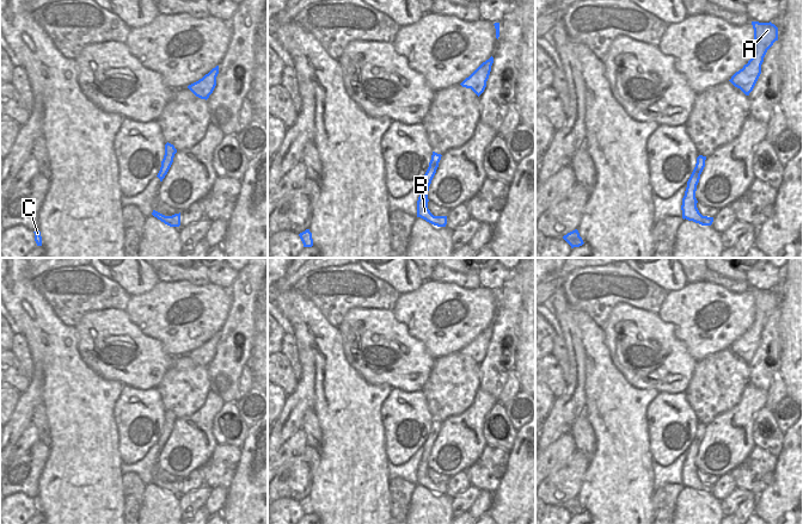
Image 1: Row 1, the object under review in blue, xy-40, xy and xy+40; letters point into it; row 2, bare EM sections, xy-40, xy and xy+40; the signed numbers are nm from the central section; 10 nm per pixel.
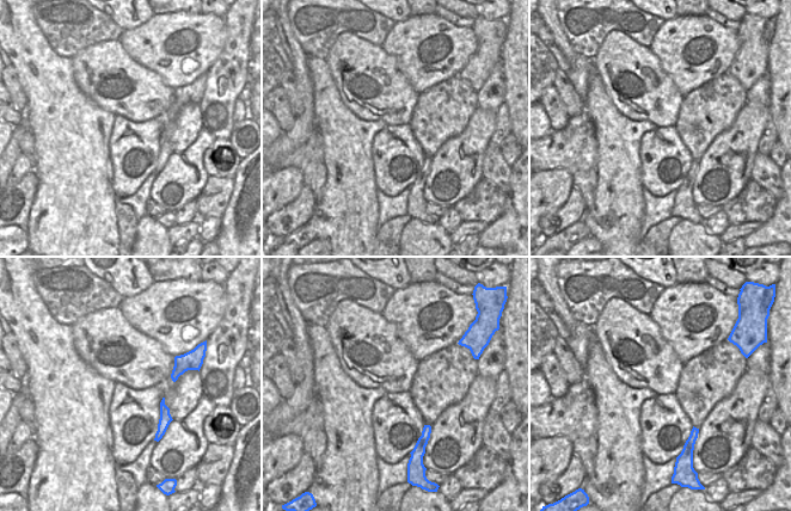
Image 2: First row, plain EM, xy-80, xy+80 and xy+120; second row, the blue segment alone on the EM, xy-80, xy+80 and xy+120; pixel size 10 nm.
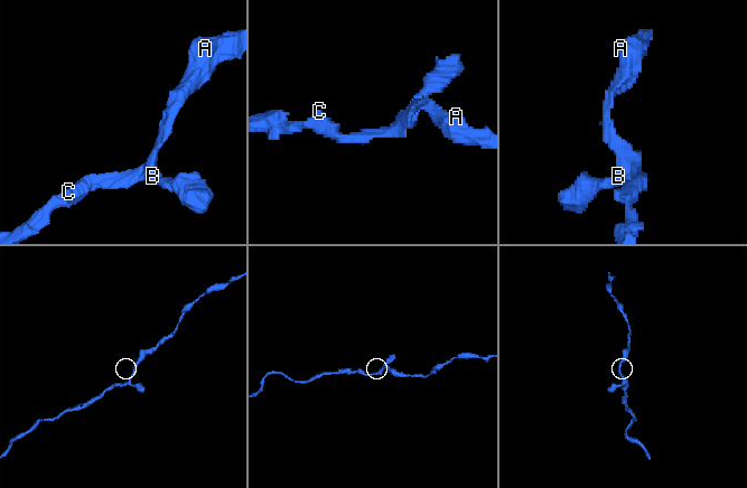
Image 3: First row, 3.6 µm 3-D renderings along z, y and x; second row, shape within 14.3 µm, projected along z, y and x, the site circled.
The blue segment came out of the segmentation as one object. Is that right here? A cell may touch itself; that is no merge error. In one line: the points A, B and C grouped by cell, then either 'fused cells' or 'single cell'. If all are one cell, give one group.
A B C; single cell

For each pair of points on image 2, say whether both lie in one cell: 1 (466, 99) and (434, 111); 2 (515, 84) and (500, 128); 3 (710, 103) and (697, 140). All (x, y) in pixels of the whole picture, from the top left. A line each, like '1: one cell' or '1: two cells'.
1: one cell
2: two cells
3: one cell

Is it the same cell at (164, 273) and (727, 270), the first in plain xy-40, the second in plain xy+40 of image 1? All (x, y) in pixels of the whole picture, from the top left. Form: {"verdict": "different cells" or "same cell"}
{"verdict": "different cells"}

